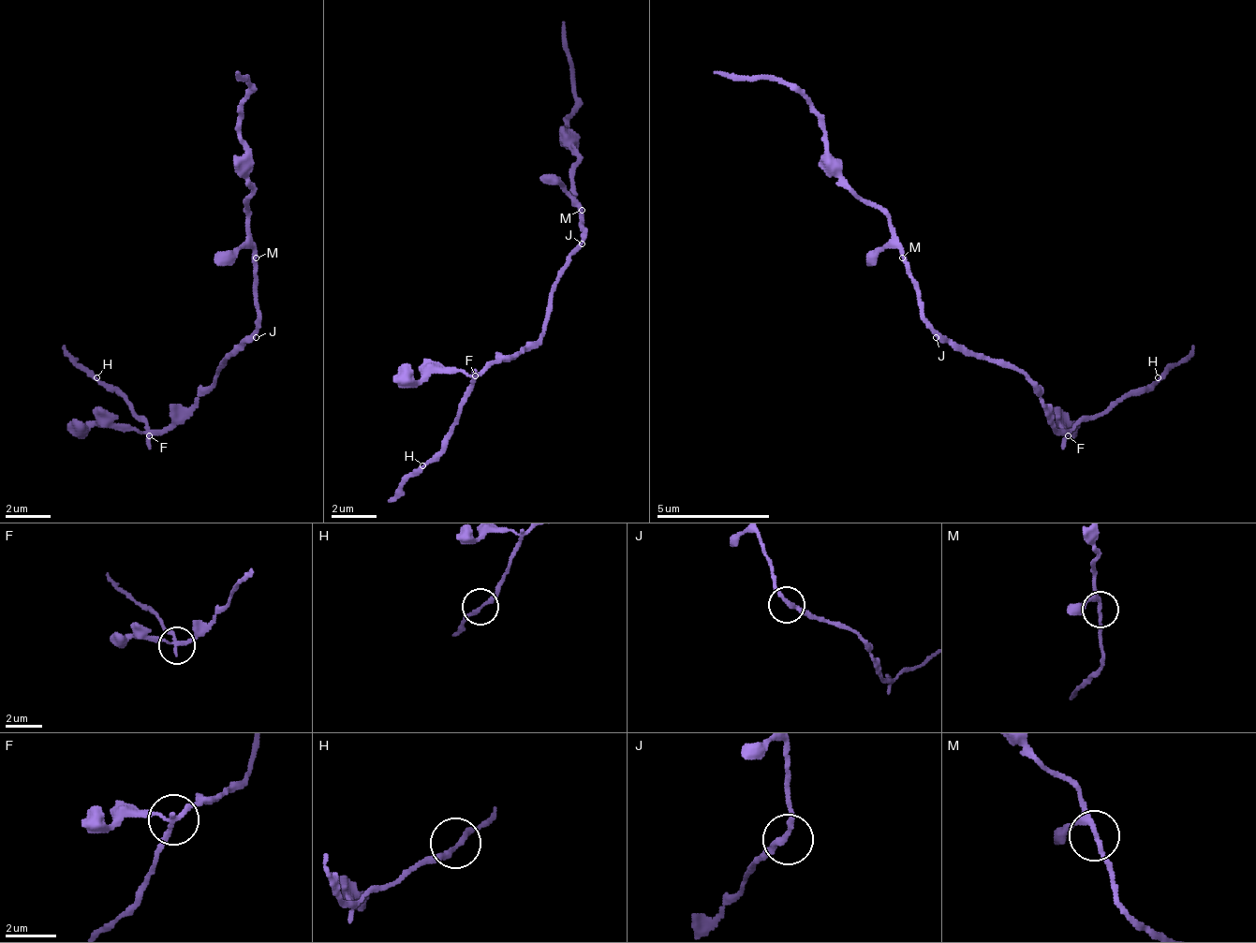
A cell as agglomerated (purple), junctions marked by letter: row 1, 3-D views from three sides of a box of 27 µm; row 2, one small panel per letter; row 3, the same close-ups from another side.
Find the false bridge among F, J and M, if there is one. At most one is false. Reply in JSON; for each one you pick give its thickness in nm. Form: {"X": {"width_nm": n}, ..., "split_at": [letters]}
{"F": {"width_nm": 160}, "split_at": ["F"]}

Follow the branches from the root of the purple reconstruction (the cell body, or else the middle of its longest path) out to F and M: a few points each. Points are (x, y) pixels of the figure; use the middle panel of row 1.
F: (576, 243), (548, 301), (548, 329), (491, 369), (480, 369), (474, 375)
M: (576, 243), (582, 238), (582, 210)

